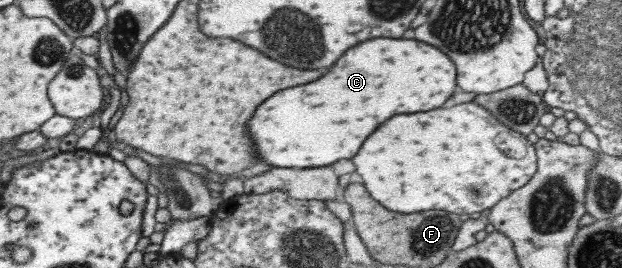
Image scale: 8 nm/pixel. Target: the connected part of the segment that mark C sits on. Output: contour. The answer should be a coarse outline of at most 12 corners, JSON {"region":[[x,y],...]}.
{"region":[[368,39],[248,121],[272,168],[350,159],[388,117],[442,107],[452,61]]}

